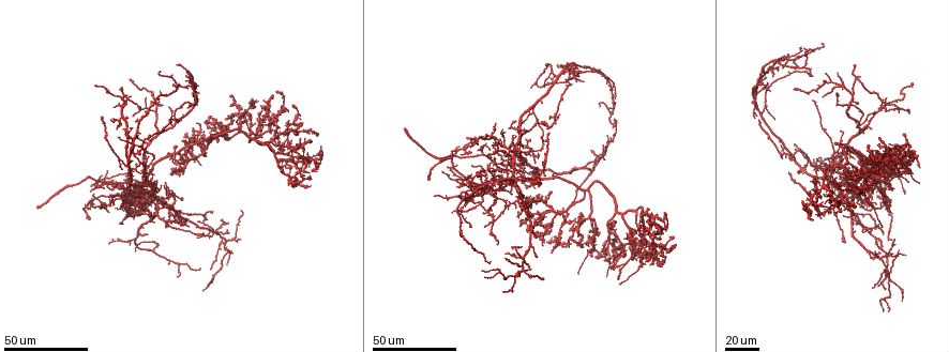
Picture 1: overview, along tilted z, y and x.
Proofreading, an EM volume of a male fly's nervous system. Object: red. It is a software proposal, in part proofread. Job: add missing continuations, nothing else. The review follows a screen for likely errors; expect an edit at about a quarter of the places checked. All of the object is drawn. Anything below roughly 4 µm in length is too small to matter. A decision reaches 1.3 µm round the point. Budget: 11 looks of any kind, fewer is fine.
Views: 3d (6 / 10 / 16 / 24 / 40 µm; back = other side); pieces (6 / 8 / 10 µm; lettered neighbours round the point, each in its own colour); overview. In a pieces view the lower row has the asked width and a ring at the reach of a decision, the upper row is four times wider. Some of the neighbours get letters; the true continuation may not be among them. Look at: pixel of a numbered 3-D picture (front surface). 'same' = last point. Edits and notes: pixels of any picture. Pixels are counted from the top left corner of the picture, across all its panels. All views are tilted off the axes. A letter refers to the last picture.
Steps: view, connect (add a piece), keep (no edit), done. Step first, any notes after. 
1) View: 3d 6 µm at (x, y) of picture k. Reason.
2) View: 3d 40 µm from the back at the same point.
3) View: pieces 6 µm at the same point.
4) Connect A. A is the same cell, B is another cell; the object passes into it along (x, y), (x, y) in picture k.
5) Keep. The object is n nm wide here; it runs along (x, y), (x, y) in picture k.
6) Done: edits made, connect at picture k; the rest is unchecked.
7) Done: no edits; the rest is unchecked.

View: 3d 24 µm at (879, 181) of picture 1. Branch stops here.

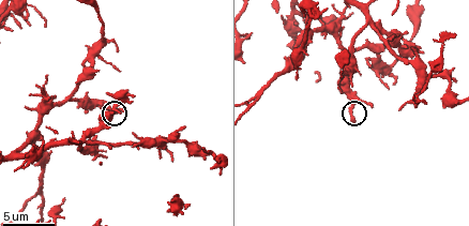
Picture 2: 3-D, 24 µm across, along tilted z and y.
View: pieces 8 µm at (353, 118) of picture 2.

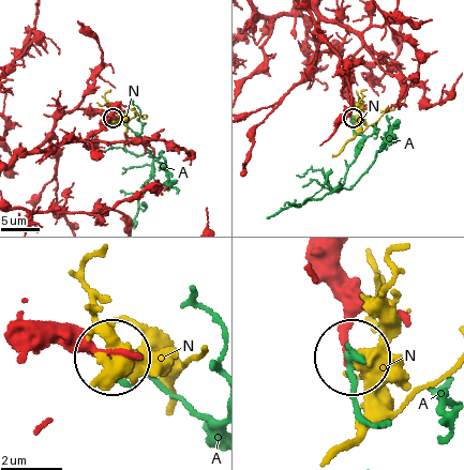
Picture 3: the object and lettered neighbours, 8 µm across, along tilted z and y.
Keep. A and N are other cells; no lettered piece goes on from it.

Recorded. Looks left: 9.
View: 3d 40 µm at (771, 75) of picture 1. An open end.

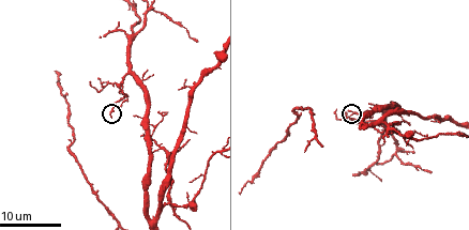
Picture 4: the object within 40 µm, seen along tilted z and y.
View: pieces 6 µm at (347, 119) of picture 4.

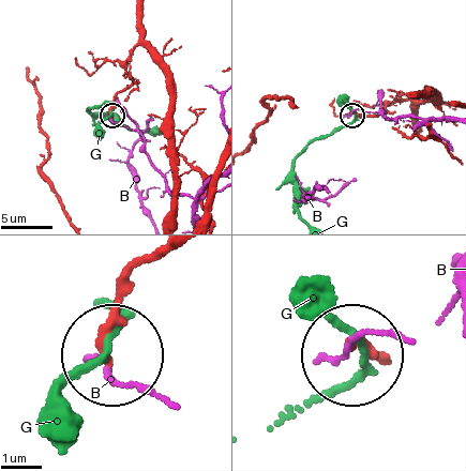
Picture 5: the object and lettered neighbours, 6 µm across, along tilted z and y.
Keep. B and G are other cells; it runs along (153, 253), (126, 278), (109, 348) in picture 5; no lettered piece goes on from it.

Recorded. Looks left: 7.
View: 3d 24 µm at (403, 126) of picture 1. End of a long branch.

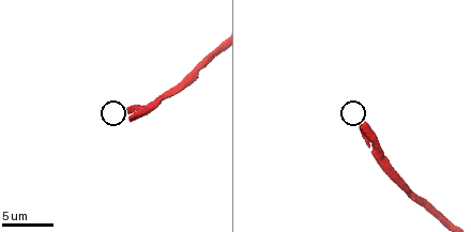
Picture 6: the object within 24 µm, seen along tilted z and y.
View: pieces 10 µm at (366, 121) of picture 6.

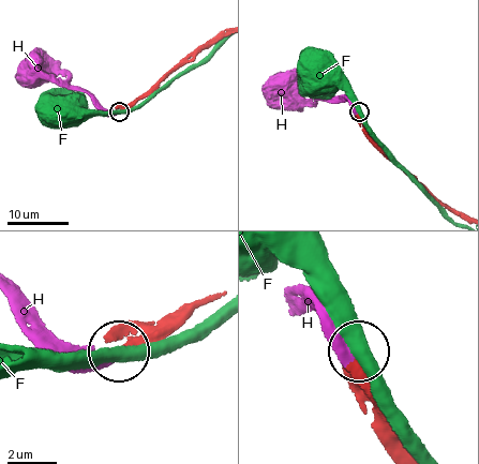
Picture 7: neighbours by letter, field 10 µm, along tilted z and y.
Connect H. The object is 420 nm wide here; H is the same cell, F is another cell; it goes on there.

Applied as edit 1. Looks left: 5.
View: overview.

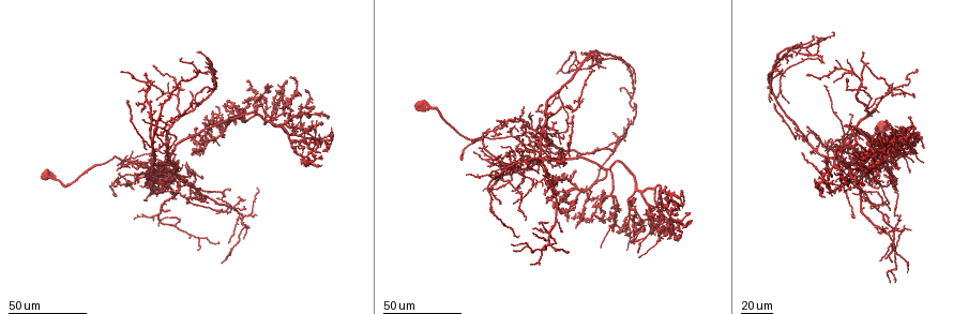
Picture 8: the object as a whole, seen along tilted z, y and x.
View: 3d 40 µm at (155, 80) of picture 8. Tapers out.

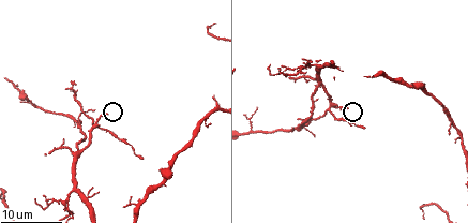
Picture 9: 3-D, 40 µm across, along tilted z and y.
View: pieces 6 µm at (345, 107) of picture 9. What lies round it.

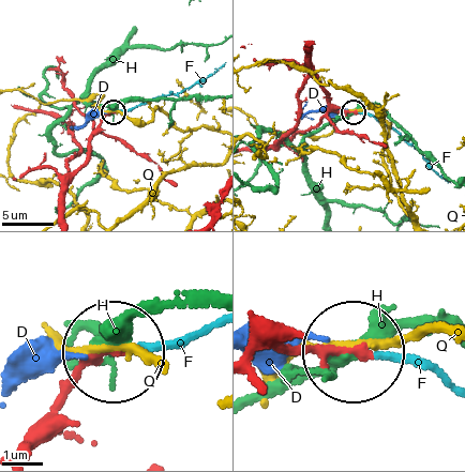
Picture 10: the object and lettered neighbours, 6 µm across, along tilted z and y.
Connect F. F is the same cell, D, H and Q are other cells; the object passes into it along (36, 438), (71, 385), (104, 358), (204, 334) in picture 10; the neuron continues.

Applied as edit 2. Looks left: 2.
View: 3d 24 µm at (178, 63) of picture 1.

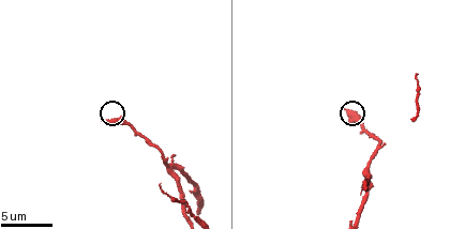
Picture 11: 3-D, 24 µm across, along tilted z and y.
View: pieces 8 µm at (343, 106) of picture 11. What lies round it.

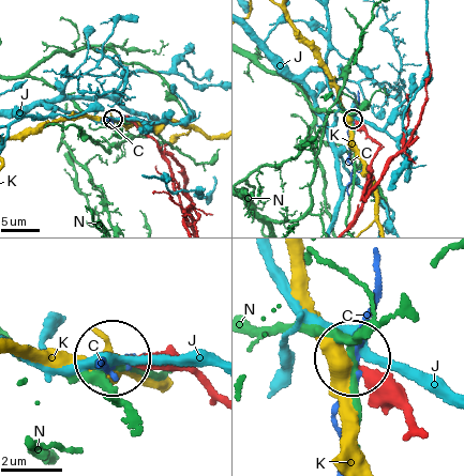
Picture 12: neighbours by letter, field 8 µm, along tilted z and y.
Keep. C, J, K and N are other cells; it runs along (367, 185), (378, 146), (353, 120) in picture 12; none of them fits.

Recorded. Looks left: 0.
Done: edits made, connect at picture 7, connect at picture 10; the rest is unchecked.

